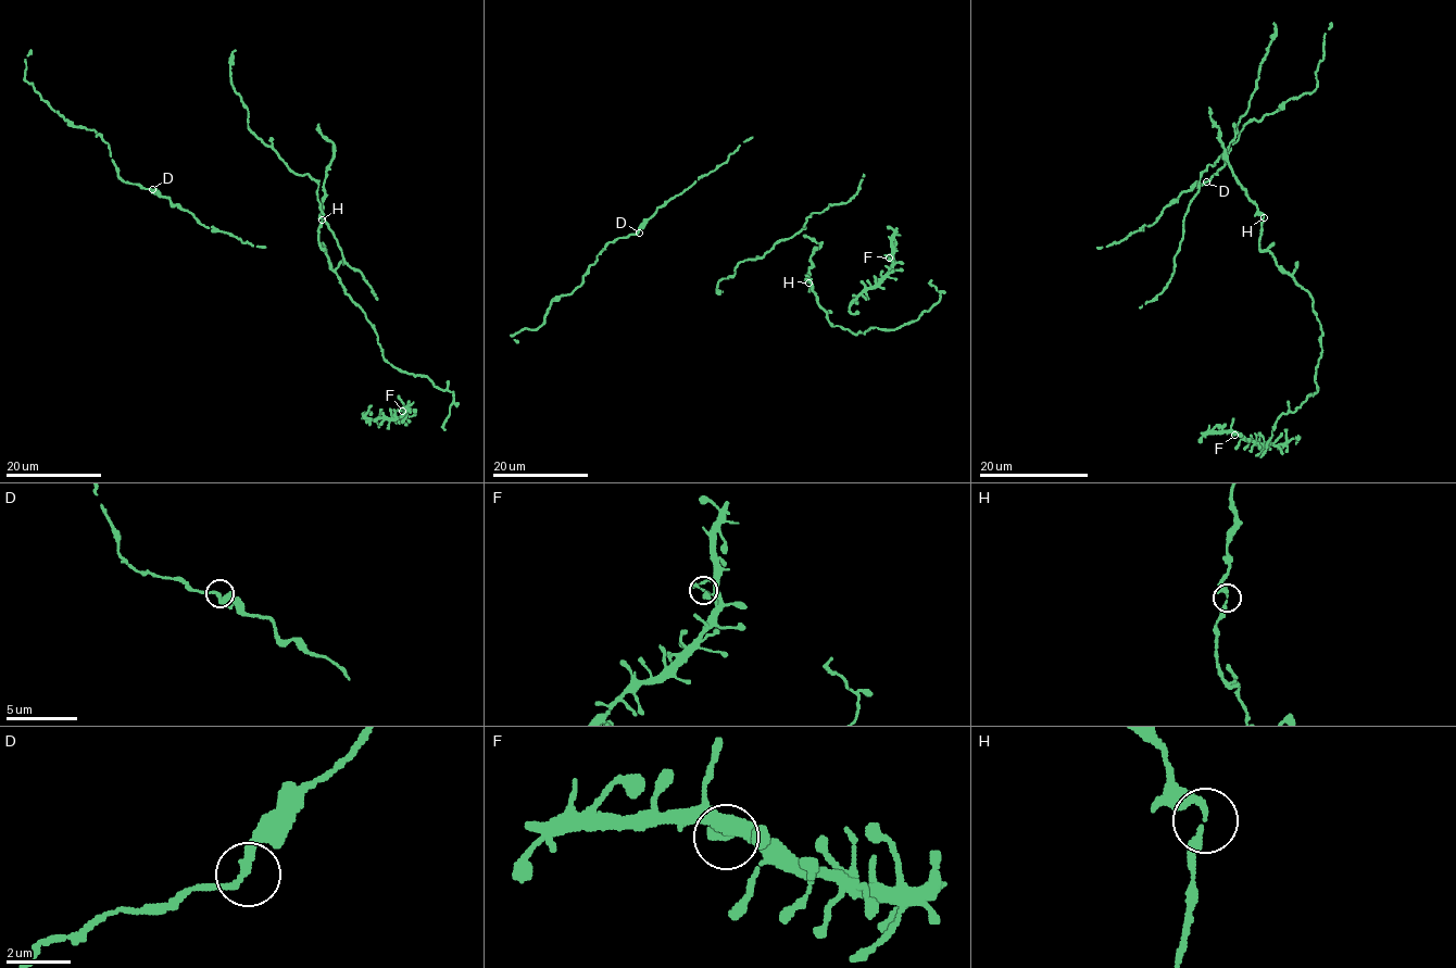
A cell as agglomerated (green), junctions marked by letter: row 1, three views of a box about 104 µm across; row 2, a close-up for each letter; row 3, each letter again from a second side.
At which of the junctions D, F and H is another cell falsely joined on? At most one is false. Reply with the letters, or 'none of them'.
none of them

